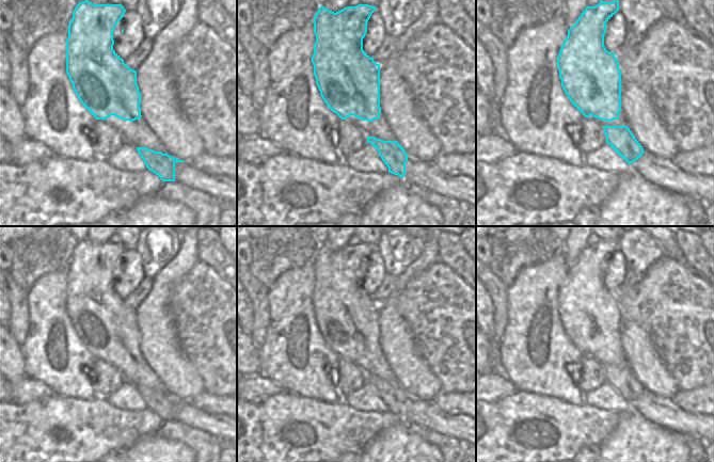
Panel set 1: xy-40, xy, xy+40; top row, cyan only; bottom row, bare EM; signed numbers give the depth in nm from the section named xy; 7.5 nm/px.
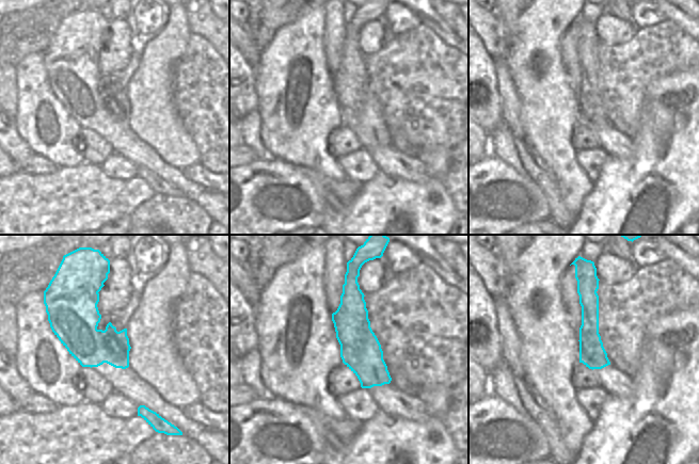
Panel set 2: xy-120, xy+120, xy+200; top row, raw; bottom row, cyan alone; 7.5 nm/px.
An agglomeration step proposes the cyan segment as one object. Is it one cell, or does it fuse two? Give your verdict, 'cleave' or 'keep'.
cleave

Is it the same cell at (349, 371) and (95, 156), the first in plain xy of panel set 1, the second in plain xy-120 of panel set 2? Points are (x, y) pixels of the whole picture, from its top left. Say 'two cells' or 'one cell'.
one cell

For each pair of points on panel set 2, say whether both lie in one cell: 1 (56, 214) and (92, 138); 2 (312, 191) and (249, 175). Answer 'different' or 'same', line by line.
1: different
2: same

